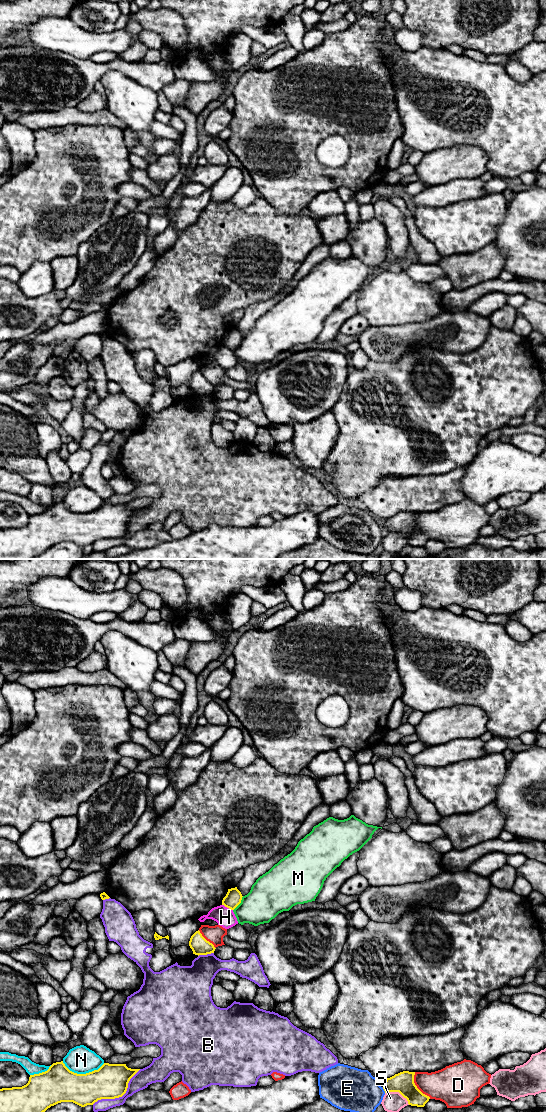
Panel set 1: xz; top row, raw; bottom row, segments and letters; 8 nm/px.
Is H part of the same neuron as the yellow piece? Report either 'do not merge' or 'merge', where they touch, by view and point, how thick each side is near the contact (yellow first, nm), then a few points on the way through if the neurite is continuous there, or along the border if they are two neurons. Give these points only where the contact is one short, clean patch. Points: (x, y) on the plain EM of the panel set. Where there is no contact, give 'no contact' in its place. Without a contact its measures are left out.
do not merge | xz (227, 347) | 130/160 nm | along xz (222, 344), (232, 350)

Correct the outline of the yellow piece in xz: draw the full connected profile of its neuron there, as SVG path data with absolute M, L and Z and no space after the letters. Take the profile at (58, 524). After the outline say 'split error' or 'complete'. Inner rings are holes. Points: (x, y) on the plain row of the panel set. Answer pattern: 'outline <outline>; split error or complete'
outline M63 501L53 503L47 511L30 515L28 523L22 527L0 529L0 559L33 559L61 542L85 547L101 539L122 537L130 519L139 510L128 508L126 504L104 503L98 510L77 514L70 511Z; complete

